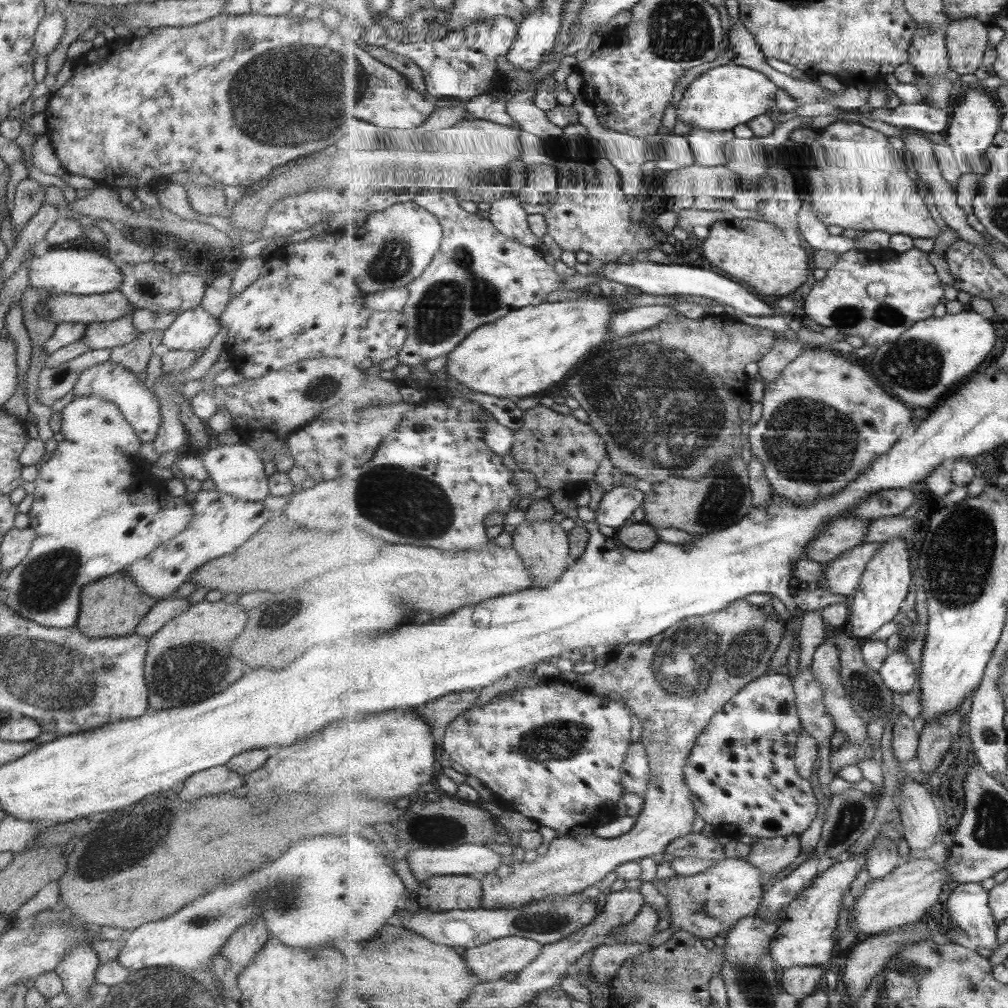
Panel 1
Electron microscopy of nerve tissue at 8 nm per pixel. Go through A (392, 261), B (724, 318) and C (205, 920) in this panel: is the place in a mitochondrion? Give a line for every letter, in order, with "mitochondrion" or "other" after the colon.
A: mitochondrion
B: other
C: mitochondrion

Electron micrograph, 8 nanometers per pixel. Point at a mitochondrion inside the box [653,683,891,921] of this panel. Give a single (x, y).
(851, 816)

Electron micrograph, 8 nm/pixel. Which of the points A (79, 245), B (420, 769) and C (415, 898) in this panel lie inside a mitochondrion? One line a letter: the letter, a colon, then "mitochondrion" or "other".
A: other
B: other
C: other

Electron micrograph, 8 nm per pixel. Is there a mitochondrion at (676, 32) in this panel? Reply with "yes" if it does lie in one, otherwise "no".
yes

